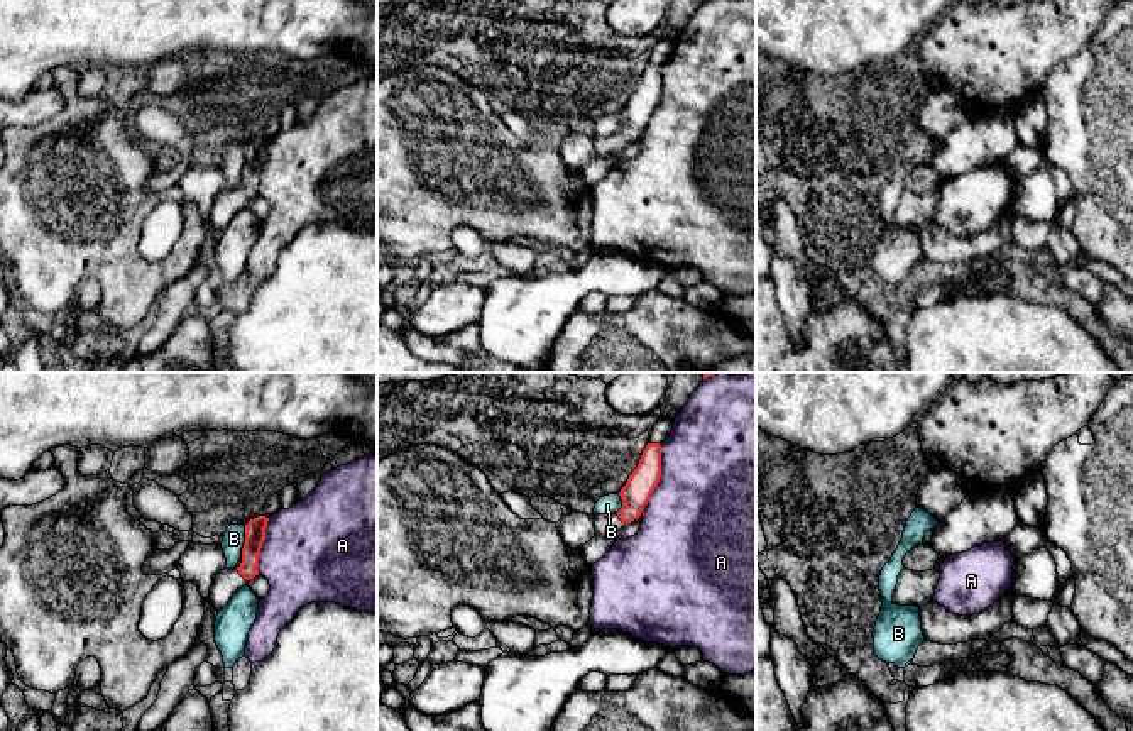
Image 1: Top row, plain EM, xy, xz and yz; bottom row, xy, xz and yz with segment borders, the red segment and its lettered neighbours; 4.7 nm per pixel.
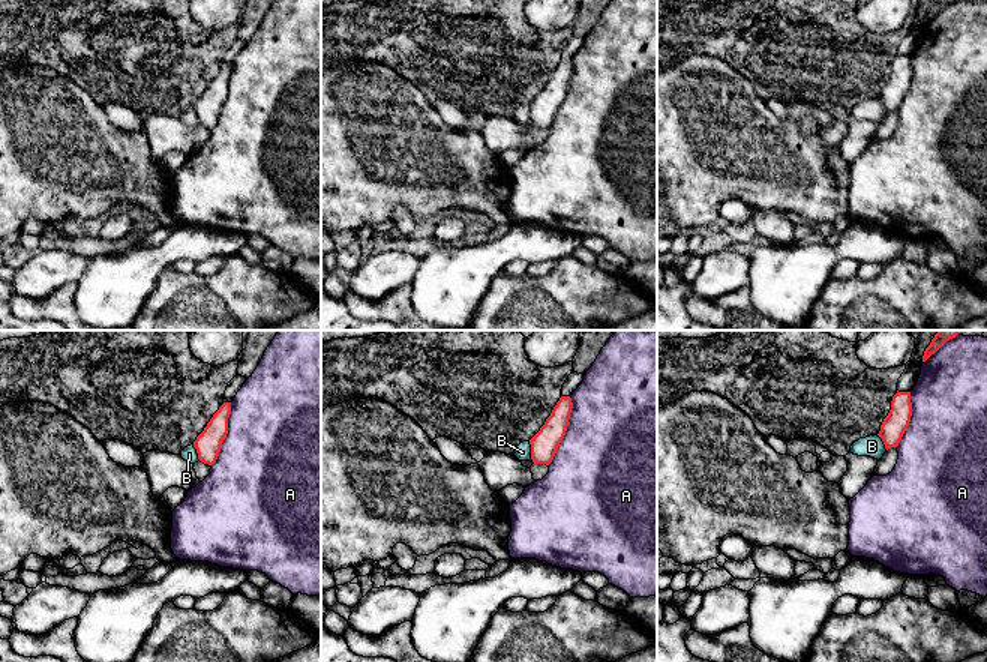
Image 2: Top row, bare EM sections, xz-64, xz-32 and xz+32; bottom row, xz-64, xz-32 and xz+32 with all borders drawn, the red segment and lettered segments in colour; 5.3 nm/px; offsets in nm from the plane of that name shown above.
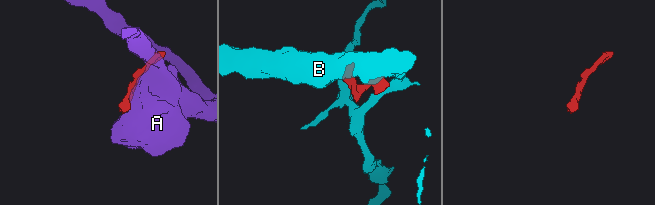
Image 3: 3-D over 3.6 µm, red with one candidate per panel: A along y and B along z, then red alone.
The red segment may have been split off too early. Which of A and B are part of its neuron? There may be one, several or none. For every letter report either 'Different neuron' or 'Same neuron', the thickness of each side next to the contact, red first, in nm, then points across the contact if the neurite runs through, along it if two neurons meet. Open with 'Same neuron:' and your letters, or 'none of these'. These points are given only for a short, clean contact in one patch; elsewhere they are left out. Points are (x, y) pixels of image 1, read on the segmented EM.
Same neuron: none of these
A: Different neuron. Thickness 140 nm (red) against 500 nm
B: Different neuron. Thickness 100 nm (red) against 100 nm

